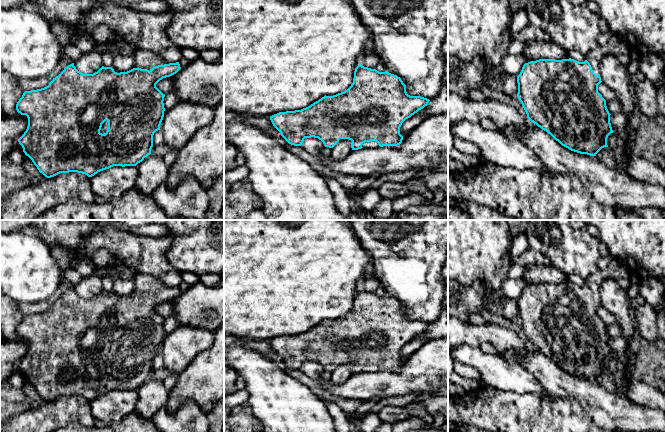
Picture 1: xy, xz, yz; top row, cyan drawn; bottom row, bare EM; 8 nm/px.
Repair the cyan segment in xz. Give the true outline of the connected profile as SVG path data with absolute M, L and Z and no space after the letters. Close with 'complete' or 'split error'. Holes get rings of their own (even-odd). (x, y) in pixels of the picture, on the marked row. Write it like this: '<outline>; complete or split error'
M359 64L354 71L353 83L344 92L333 96L324 96L310 106L301 110L279 112L270 116L273 126L281 136L291 145L301 146L305 138L318 138L325 147L333 148L340 139L352 141L352 150L361 148L377 148L395 146L400 148L403 136L400 134L402 123L428 105L429 99L421 96L410 96L406 92L406 85L400 77L387 71L379 72L376 69Z; split error

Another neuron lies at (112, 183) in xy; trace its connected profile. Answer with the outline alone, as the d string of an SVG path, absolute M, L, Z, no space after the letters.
M113 166L90 177L91 191L97 198L110 201L133 188L137 178L135 166Z

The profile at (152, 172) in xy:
M152 154L145 157L137 169L138 178L134 188L150 197L166 182L169 174L169 168L165 165L163 157Z

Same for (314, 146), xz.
M311 137L305 138L301 147L304 148L309 154L313 156L320 156L325 146L323 142L318 138Z

